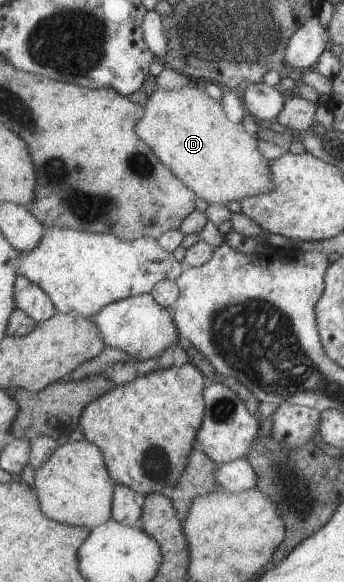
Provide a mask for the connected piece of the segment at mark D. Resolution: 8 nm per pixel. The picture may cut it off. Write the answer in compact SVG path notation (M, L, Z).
M199 84L176 90L157 88L147 96L144 114L134 125L134 132L181 183L207 204L219 203L234 207L243 198L272 190L268 161L257 150L257 139L249 136L239 122L231 121L223 113L220 103L207 96Z

